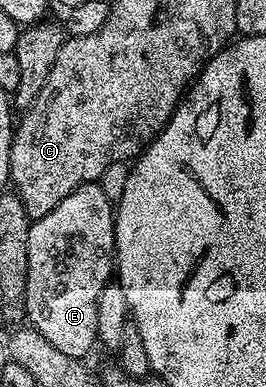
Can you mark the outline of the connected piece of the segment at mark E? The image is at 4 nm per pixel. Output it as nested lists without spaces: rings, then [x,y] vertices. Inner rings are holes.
[[[95,181],[78,187],[54,211],[42,215],[42,219],[32,221],[28,227],[28,258],[30,267],[26,271],[26,321],[31,328],[36,329],[43,335],[52,346],[58,347],[58,351],[64,352],[71,357],[87,358],[87,353],[92,348],[97,348],[96,332],[98,331],[98,295],[102,295],[102,287],[106,287],[114,277],[114,254],[116,251],[116,218],[114,216],[114,201],[107,197],[102,187]]]

